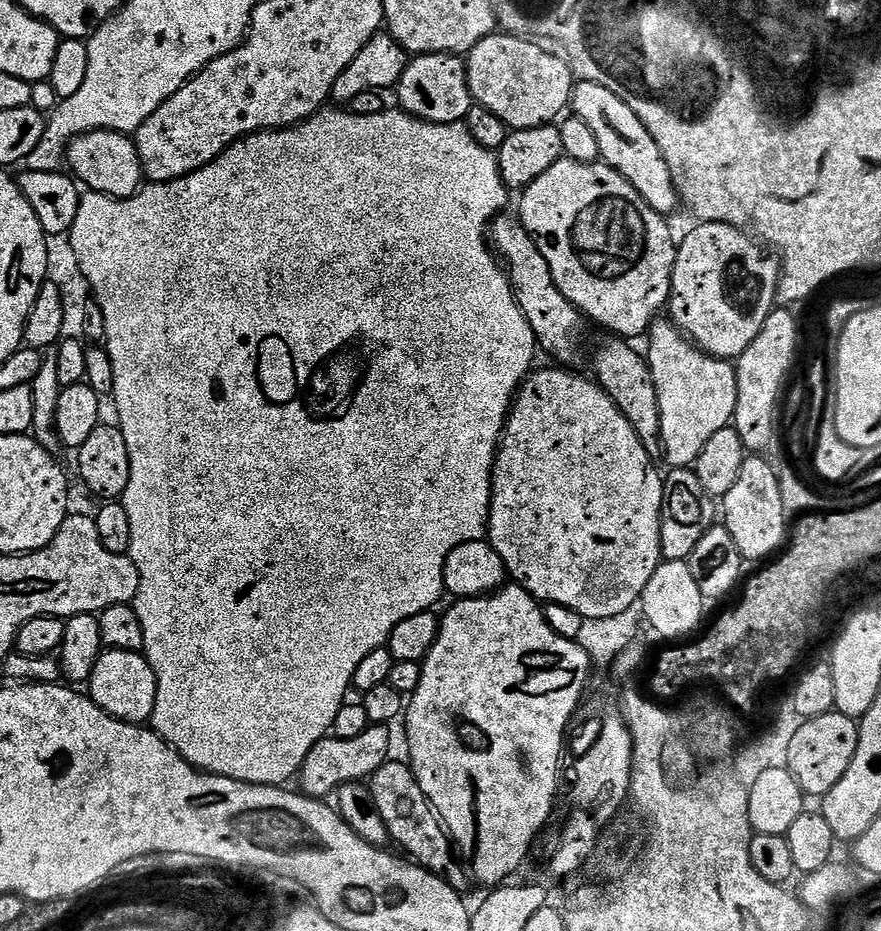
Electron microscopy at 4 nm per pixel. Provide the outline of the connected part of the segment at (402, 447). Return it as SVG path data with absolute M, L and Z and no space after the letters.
M321 110L321 111L318 111L318 112L316 112L316 113L315 113L315 114L313 114L313 116L311 116L311 118L310 118L310 119L308 119L308 120L304 120L304 121L303 121L303 122L301 122L301 123L300 123L300 124L293 124L293 125L292 125L292 127L291 127L291 128L281 128L281 129L279 129L279 130L273 130L273 131L271 131L271 132L255 132L255 134L254 134L254 135L253 135L253 136L245 136L245 137L244 137L244 139L242 139L242 140L236 140L236 141L234 141L234 143L233 143L233 144L231 144L231 146L229 146L229 148L228 148L228 149L227 149L227 150L226 150L226 151L225 151L225 152L223 152L223 154L222 154L222 155L220 155L220 157L219 157L219 158L217 158L217 159L216 159L216 160L215 160L215 161L214 161L214 162L210 162L210 163L209 163L209 164L207 164L207 166L205 166L205 167L204 167L204 168L199 168L199 169L198 169L198 170L197 170L197 171L196 171L196 172L192 172L192 173L191 173L191 174L189 174L189 176L183 176L183 177L182 177L182 178L178 178L178 179L177 179L177 180L171 180L171 181L170 181L170 182L166 182L166 183L165 183L165 184L153 184L153 183L149 183L149 184L148 184L148 185L147 185L147 186L144 186L144 187L141 187L141 189L140 189L140 191L139 191L139 193L138 193L138 194L137 194L137 195L134 195L134 196L132 196L132 197L130 197L130 199L128 199L128 200L116 200L116 199L114 199L114 197L113 197L113 196L104 196L104 195L103 195L103 194L101 194L101 192L93 192L93 191L91 191L91 190L88 190L88 191L85 191L85 192L84 192L84 193L83 193L83 195L81 195L81 198L80 198L80 206L79 206L79 208L78 208L78 219L77 219L77 221L75 221L75 222L74 222L74 226L73 226L73 227L72 227L72 230L71 230L71 233L70 233L70 241L71 241L71 240L72 240L72 252L73 252L73 254L74 254L74 255L76 255L76 264L77 264L77 266L78 266L78 267L80 267L80 272L81 272L81 274L82 274L82 275L84 275L84 276L85 276L85 278L86 278L86 279L88 279L88 284L89 284L89 286L90 286L90 287L92 287L92 292L93 292L93 294L94 294L94 295L96 295L96 296L93 296L93 297L94 297L94 302L95 302L95 304L96 304L96 305L98 305L98 306L99 306L99 308L100 308L100 309L101 309L101 310L102 310L102 318L103 318L103 319L104 319L104 321L105 321L105 322L106 322L106 334L105 334L105 335L104 335L104 340L105 340L105 341L106 341L106 347L107 347L107 349L108 349L108 357L109 357L109 358L110 358L110 362L111 362L111 363L112 363L112 365L113 365L113 366L114 366L114 390L113 390L113 391L112 391L112 393L111 393L111 395L110 395L110 396L111 396L111 399L112 399L112 400L114 400L114 399L116 399L116 416L117 416L117 418L118 418L118 419L120 419L120 421L118 421L118 427L119 427L119 430L120 430L120 433L122 433L122 434L123 434L123 436L124 436L124 437L125 437L125 438L126 438L126 450L130 450L130 482L129 482L129 483L128 483L128 485L127 485L127 486L126 486L126 490L125 490L125 491L124 491L124 495L123 495L123 497L122 497L122 503L123 503L123 505L124 505L124 509L125 509L125 510L126 510L126 514L127 514L127 516L129 516L129 517L130 517L130 550L129 550L129 551L128 551L128 555L129 555L129 556L131 556L131 557L132 557L132 561L133 561L133 562L134 562L134 566L138 566L138 574L139 574L139 575L140 575L140 585L139 585L139 586L138 586L138 594L137 594L137 595L136 595L136 598L135 598L135 601L134 601L134 607L135 607L135 610L136 610L136 613L137 613L137 614L138 614L138 622L142 622L142 638L143 638L143 639L144 639L144 651L143 651L143 653L142 653L142 654L143 654L143 656L145 656L145 658L146 658L146 659L147 659L147 660L148 660L148 661L149 661L149 662L150 662L150 666L151 666L151 667L152 667L152 669L153 669L153 670L154 670L154 674L155 674L155 675L156 675L156 701L155 701L155 702L154 702L154 710L153 710L153 711L152 711L152 719L151 719L151 721L150 721L150 727L151 727L151 729L152 729L152 731L153 731L153 732L156 732L156 733L157 733L157 734L158 734L158 735L159 735L159 736L160 736L160 737L161 737L161 738L163 738L163 740L165 740L165 742L167 742L167 744L168 744L168 745L170 745L170 746L171 746L171 747L172 747L172 748L173 748L173 749L174 749L174 750L175 750L175 751L176 751L176 752L177 752L177 753L178 753L178 754L179 754L179 755L180 755L180 756L181 756L181 757L182 757L182 758L183 758L183 760L185 760L185 761L186 761L186 762L190 762L190 763L191 763L191 764L192 764L192 765L194 765L194 767L195 767L195 768L197 768L197 769L198 769L198 770L199 770L199 771L201 771L201 772L207 772L207 773L209 773L209 774L211 774L211 775L214 775L214 776L225 776L225 777L226 777L226 778L234 778L234 779L235 779L235 780L241 780L241 781L242 781L242 782L246 782L246 783L247 783L247 784L274 784L274 785L277 785L277 786L284 786L284 785L287 785L287 784L288 784L288 783L289 783L289 782L288 782L288 781L287 781L287 780L288 780L288 779L290 779L290 778L291 778L291 776L292 776L292 779L293 779L293 777L295 777L295 776L296 776L296 775L297 775L297 773L299 773L299 770L300 770L300 768L301 768L301 767L302 767L302 765L303 765L303 764L304 764L304 763L305 763L305 762L306 762L306 754L310 754L310 750L314 750L314 746L315 746L315 745L316 745L316 743L318 743L318 742L319 742L319 741L320 741L320 740L323 740L323 739L325 739L325 737L327 737L327 736L328 736L328 735L329 735L329 733L331 733L331 730L332 730L332 727L333 727L333 726L334 726L334 718L338 718L338 710L342 710L342 706L343 706L343 705L344 705L344 703L345 703L345 702L346 702L346 701L347 701L347 700L348 700L348 699L349 699L349 696L348 696L348 692L349 692L349 693L350 693L350 689L351 689L351 688L352 688L352 679L353 679L353 678L354 678L354 670L358 670L358 666L359 666L359 665L360 665L360 664L361 664L361 663L362 663L362 662L363 662L363 660L364 660L364 659L366 659L366 654L370 654L370 650L378 650L378 649L379 649L379 648L382 648L382 647L385 647L385 645L387 645L387 642L388 642L388 639L389 639L389 638L390 638L390 634L391 634L391 633L392 633L392 631L393 631L393 630L394 630L394 626L398 626L398 622L406 622L406 618L414 618L414 614L422 614L422 613L423 613L423 612L431 612L431 611L433 611L433 609L435 609L435 608L436 608L436 607L437 607L437 606L436 606L436 605L435 605L435 604L436 604L436 603L438 603L438 602L439 602L439 600L440 600L440 596L441 596L441 597L443 597L443 596L444 596L444 595L445 595L445 591L444 591L444 567L445 567L445 566L446 566L446 558L450 558L450 550L454 550L454 546L462 546L462 542L474 542L474 541L475 541L475 540L482 540L482 539L485 539L485 537L487 537L487 535L488 535L488 515L489 515L489 514L490 514L490 506L491 506L491 505L492 505L492 467L494 467L494 465L495 465L495 464L496 464L496 452L497 452L497 450L498 450L498 449L500 449L500 438L501 438L501 436L503 436L503 435L504 435L504 424L505 424L505 422L506 422L506 421L507 421L507 420L508 420L508 414L509 414L509 412L511 412L511 411L512 411L512 401L513 401L513 399L514 399L514 397L515 397L515 395L516 395L516 393L517 393L517 392L519 392L519 390L520 390L520 386L521 386L521 384L523 384L523 383L524 383L524 381L525 381L525 380L527 380L527 379L528 379L528 377L529 377L529 375L530 375L530 373L531 373L531 372L532 372L532 371L533 371L533 368L534 368L534 365L532 365L532 363L534 363L534 362L535 362L535 360L536 360L536 352L537 352L537 353L538 353L538 345L537 345L537 343L536 343L536 335L535 335L535 334L534 334L534 330L533 330L533 329L532 329L532 327L531 327L531 326L530 326L530 322L526 322L526 314L522 314L522 310L521 310L521 309L520 309L520 307L519 307L519 306L518 306L518 302L517 302L517 301L516 301L516 295L514 295L514 294L513 294L513 293L512 293L512 285L511 285L511 284L509 284L509 282L508 282L508 273L507 273L507 271L505 271L505 269L504 269L504 268L503 268L503 267L502 267L502 264L501 264L501 261L500 261L500 260L499 260L499 259L497 259L497 257L496 257L496 256L495 256L495 255L494 255L494 252L493 252L493 249L492 249L492 248L491 248L491 247L490 247L490 240L489 240L489 237L488 237L488 236L487 236L487 235L486 235L486 233L487 233L487 232L488 232L488 231L489 231L489 228L490 228L490 225L491 225L491 223L492 223L492 221L493 221L493 220L495 220L495 219L496 219L496 217L497 217L497 216L499 216L499 215L501 215L501 213L503 213L503 212L504 212L504 211L505 211L505 209L507 209L507 208L504 208L504 207L506 207L506 206L507 206L507 204L508 204L508 196L510 196L510 190L509 190L509 189L508 189L508 187L506 187L506 185L505 185L505 184L504 184L504 179L503 179L503 178L502 178L502 174L501 174L501 173L500 173L500 167L499 167L499 166L498 166L498 162L497 162L497 161L496 161L496 153L494 153L494 152L491 152L491 151L490 151L490 150L486 150L486 149L485 149L485 148L483 148L483 146L481 146L481 144L479 144L479 142L478 142L478 141L477 141L477 140L476 140L476 139L475 139L475 138L474 138L474 134L470 134L470 130L469 130L469 129L468 129L468 126L467 126L467 123L464 123L464 122L461 122L461 123L459 123L459 124L431 124L431 123L430 123L430 122L426 122L426 121L425 121L425 120L419 120L419 118L417 118L417 116L411 116L411 114L410 114L410 113L409 113L409 112L405 112L405 111L403 111L403 110L395 110L395 111L396 111L396 112L391 112L391 110L385 110L385 111L383 111L383 112L379 112L379 113L378 113L378 114L362 114L362 115L361 115L361 116L356 116L356 115L354 115L354 114L353 114L353 112L352 112L352 111L350 111L350 110L344 110L344 112L328 112L328 111L329 111L329 110Z

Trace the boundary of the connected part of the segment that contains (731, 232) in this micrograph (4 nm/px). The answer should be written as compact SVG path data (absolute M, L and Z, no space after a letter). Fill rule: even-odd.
M700 222L695 226L697 228L690 229L676 249L672 295L668 297L666 312L672 323L696 347L717 356L719 360L732 362L744 353L754 338L758 338L758 330L762 330L766 318L777 307L782 264L779 259L767 260L765 249L739 228L718 222Z

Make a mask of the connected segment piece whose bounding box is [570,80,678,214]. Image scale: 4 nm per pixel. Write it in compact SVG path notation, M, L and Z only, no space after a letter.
M581 80L572 89L570 108L575 115L582 118L582 122L586 122L586 126L590 126L590 130L594 130L594 138L598 138L598 150L603 163L610 165L618 174L622 174L622 178L626 178L626 182L630 182L630 186L634 186L634 190L638 190L638 194L642 194L644 201L655 212L669 214L668 212L675 210L676 204L678 205L676 187L672 181L670 170L662 158L662 150L658 150L654 138L650 138L650 130L646 130L646 126L642 126L638 114L634 114L634 110L630 110L630 106L626 106L626 102L622 102L622 98L618 98L618 94L606 90L606 86L598 86L594 82Z

